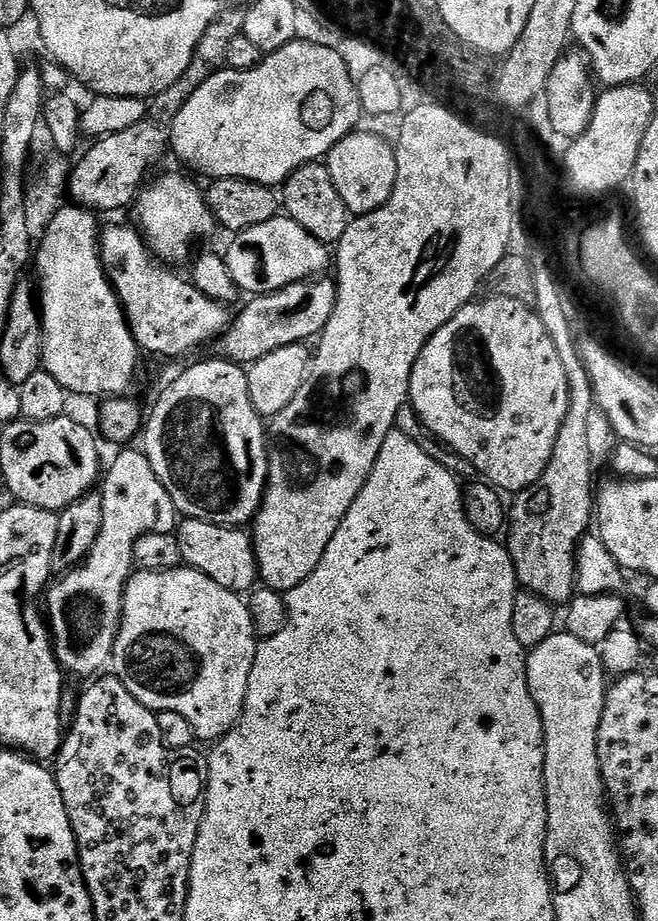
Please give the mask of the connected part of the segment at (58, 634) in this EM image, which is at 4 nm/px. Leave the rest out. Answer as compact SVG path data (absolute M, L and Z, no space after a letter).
M132 450L117 451L120 453L113 458L109 468L107 465L106 471L103 473L102 510L104 517L102 518L102 530L94 542L91 554L84 559L84 563L79 568L74 568L71 572L61 575L60 581L57 579L46 592L46 601L48 600L46 620L50 625L52 647L56 649L56 661L69 677L88 676L87 678L92 678L103 673L111 665L114 642L120 633L120 620L124 616L124 591L134 571L135 543L151 532L172 534L178 527L176 507L166 486L162 486L158 474L154 474L154 466L150 466L143 451L128 451Z

